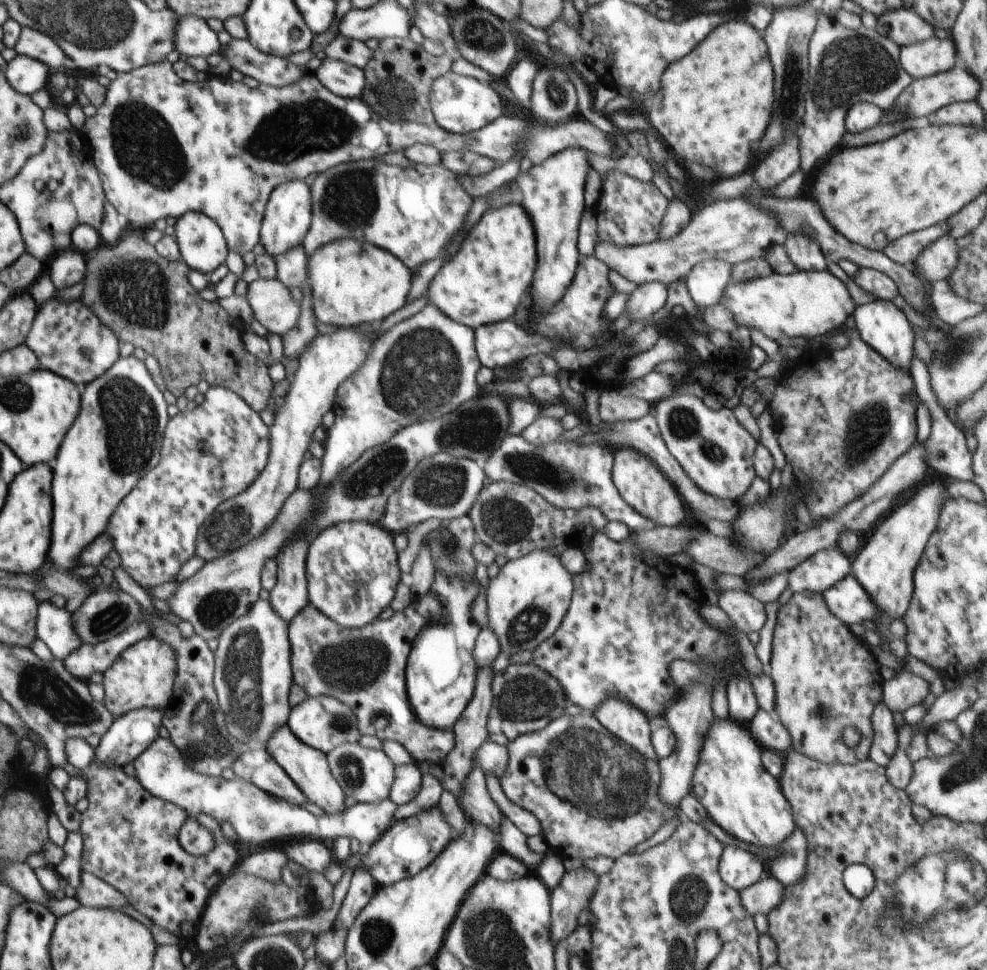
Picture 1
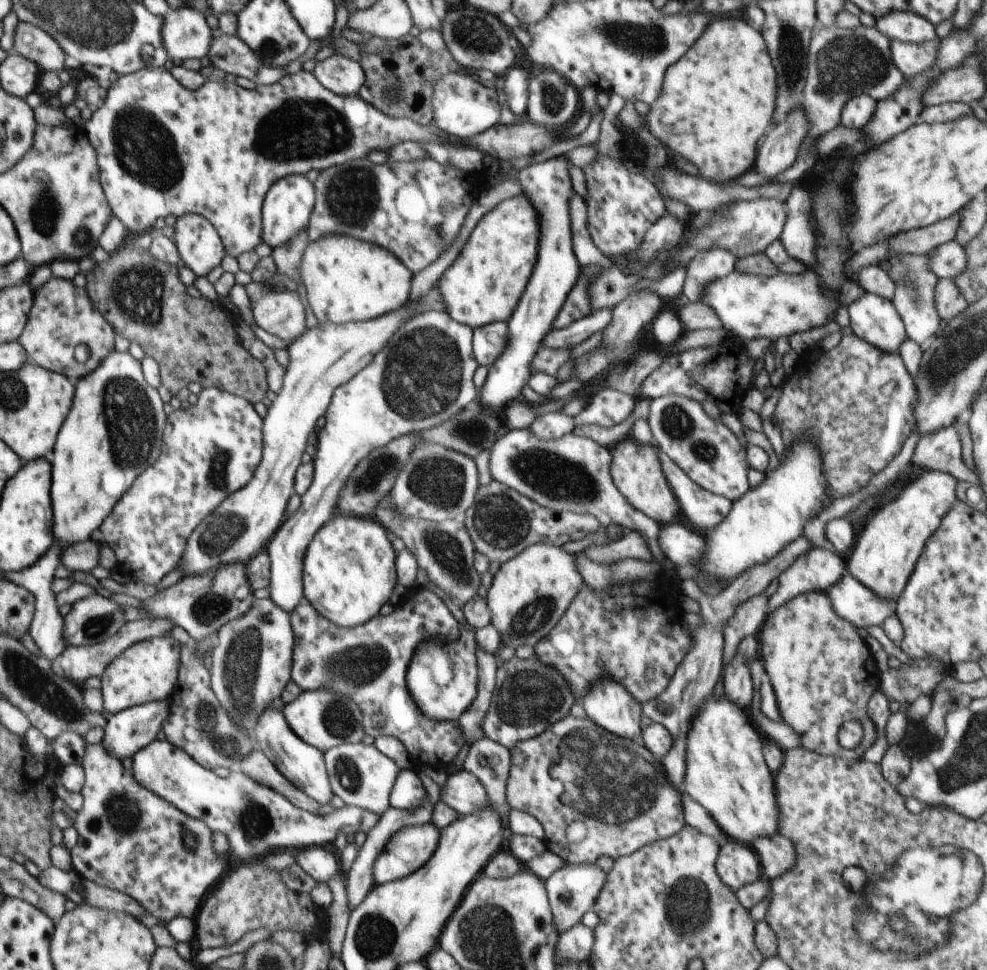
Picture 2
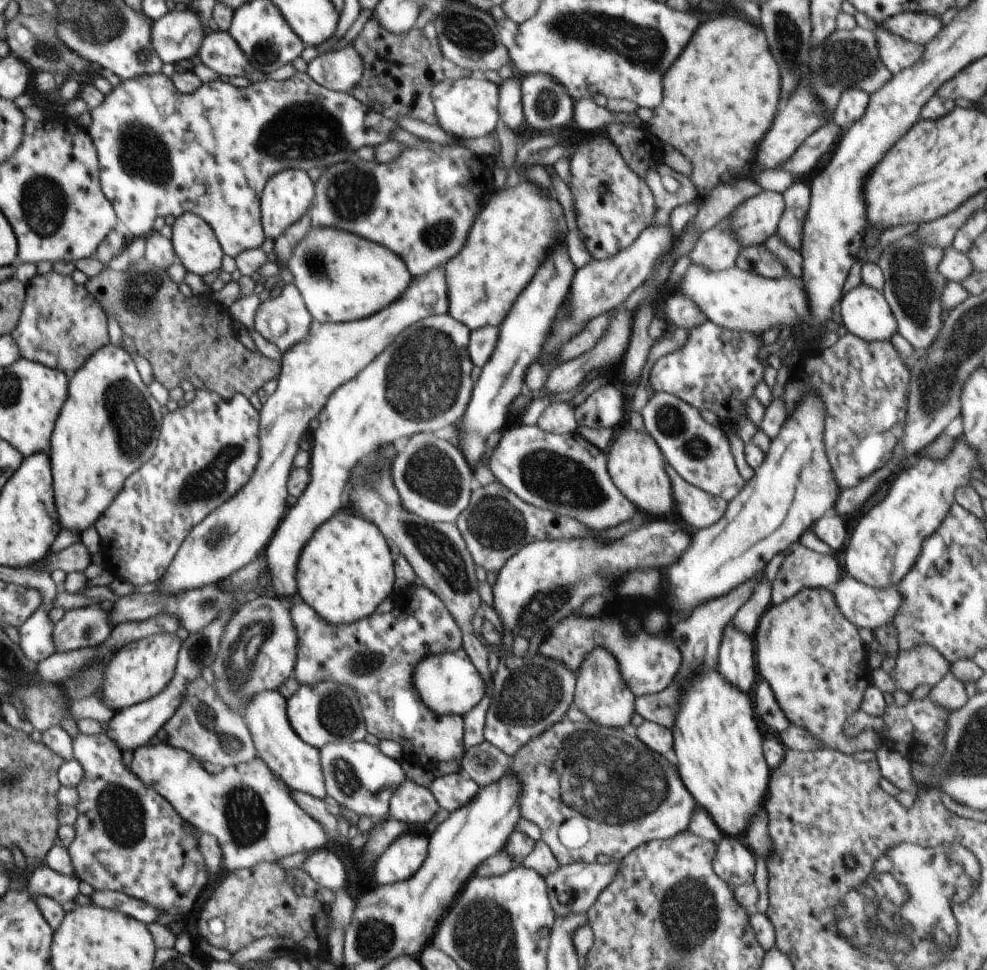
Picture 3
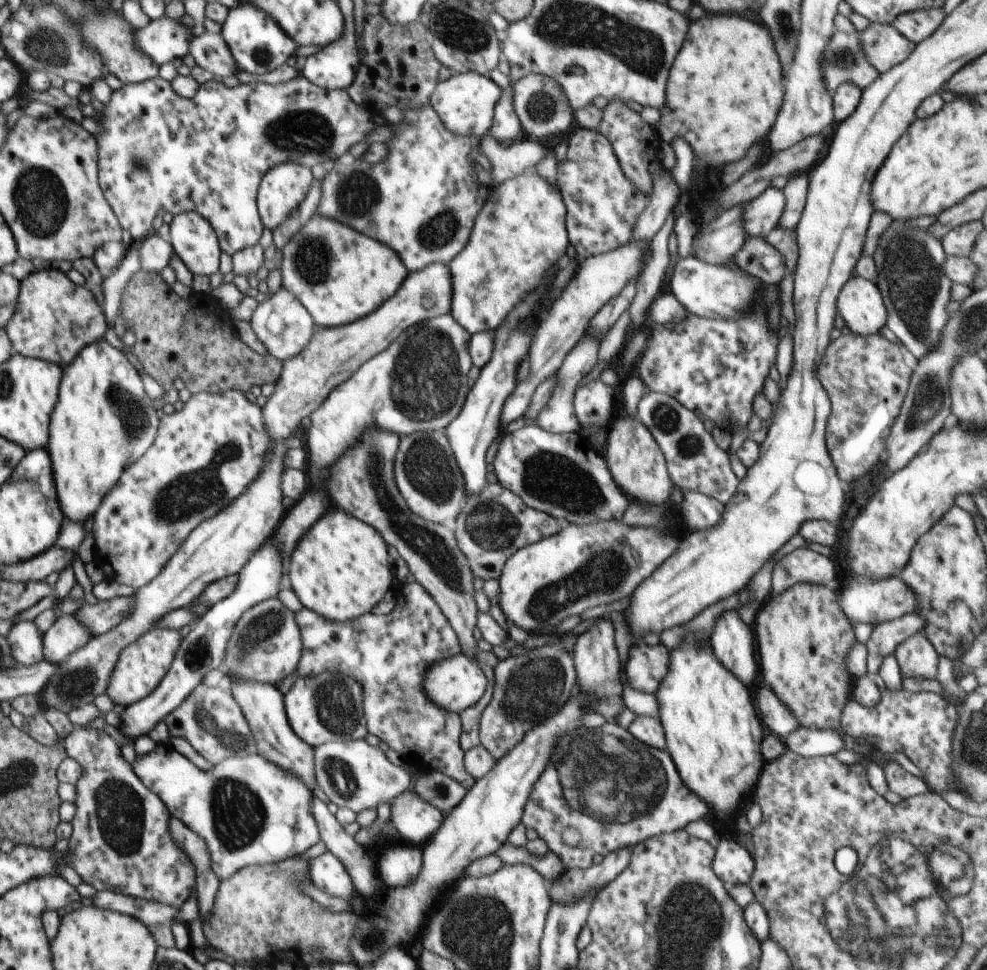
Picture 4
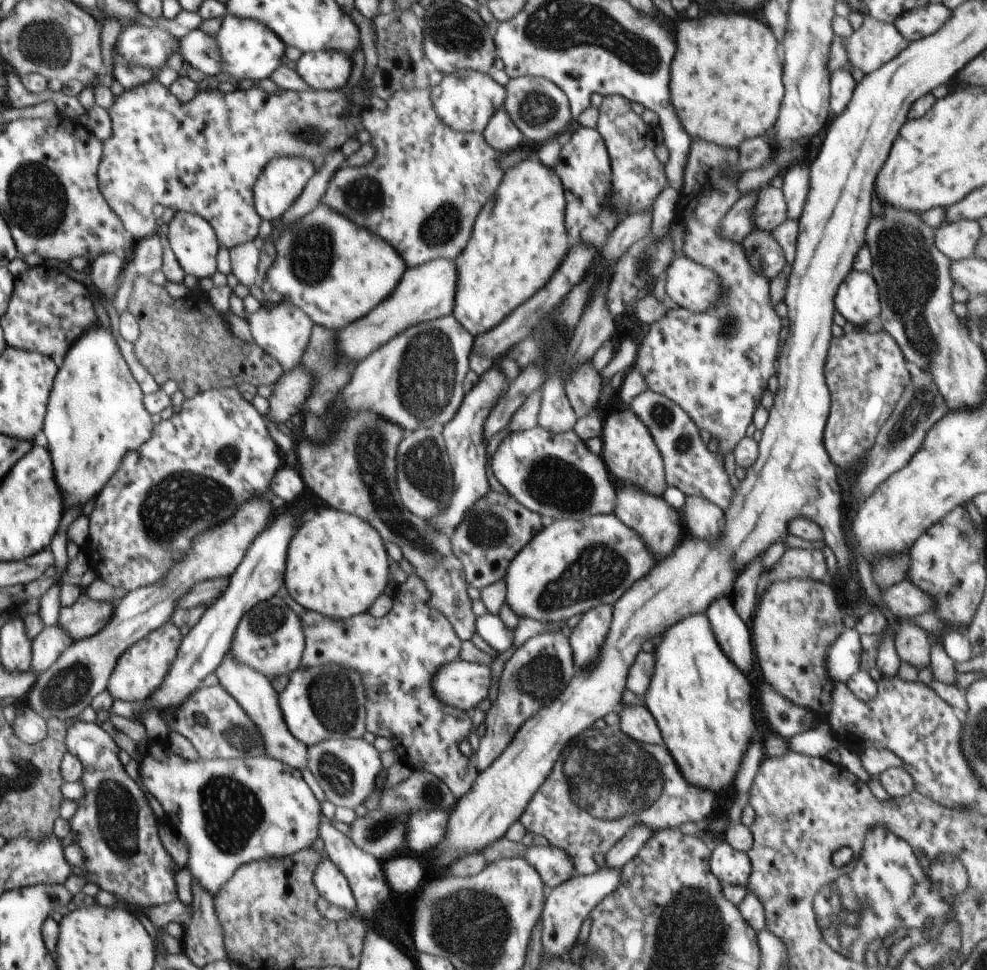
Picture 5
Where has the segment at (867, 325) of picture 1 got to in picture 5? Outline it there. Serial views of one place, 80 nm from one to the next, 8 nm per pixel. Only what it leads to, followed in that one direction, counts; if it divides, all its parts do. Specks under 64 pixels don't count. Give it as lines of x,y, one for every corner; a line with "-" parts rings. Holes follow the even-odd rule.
850,270
834,296
835,310
847,321
848,328
859,328
880,315
878,286
868,273

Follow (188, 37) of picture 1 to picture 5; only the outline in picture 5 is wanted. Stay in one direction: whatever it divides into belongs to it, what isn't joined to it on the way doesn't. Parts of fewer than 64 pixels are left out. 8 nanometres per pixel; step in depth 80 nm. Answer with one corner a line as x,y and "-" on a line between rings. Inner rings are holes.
140,24
130,25
118,36
113,52
128,64
154,70
163,66
167,58
180,50
178,40
158,26
146,28

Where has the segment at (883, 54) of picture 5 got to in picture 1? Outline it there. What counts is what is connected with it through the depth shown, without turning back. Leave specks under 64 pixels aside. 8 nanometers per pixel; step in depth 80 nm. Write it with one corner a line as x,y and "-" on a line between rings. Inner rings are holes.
936,36
931,37
929,40
918,42
917,44
910,44
900,47
900,64
902,68
908,72
908,75
912,80
926,79
936,74
953,70
954,64
956,64
957,49
952,38
946,38
940,40

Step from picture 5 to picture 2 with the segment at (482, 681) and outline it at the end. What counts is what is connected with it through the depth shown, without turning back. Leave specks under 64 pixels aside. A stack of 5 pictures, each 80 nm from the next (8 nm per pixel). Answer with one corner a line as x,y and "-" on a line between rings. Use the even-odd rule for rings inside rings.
461,626
460,636
454,642
426,640
424,644
420,644
420,648
416,648
407,670
406,683
410,695
426,718
458,721
460,716
472,706
472,702
475,702
478,696
476,646
474,631
470,630
470,626

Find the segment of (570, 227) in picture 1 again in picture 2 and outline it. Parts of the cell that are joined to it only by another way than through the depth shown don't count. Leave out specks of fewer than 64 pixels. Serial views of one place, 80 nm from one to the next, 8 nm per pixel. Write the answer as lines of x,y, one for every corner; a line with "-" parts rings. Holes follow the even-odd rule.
561,155
540,164
520,170
517,174
518,182
528,200
534,204
534,208
540,214
540,252
538,252
538,264
534,268
534,274
526,286
526,292
522,294
522,300
518,308
512,312
508,320
508,340
504,352
498,356
498,360
488,366
486,382
478,389
477,401
484,412
502,417
502,412
510,406
510,402
521,398
522,390
526,384
524,380
530,371
530,362
536,356
542,344
542,338
552,330
552,324
564,305
570,290
578,282
581,274
574,252
572,250
572,232
570,232
570,198
574,194
572,182
570,182
570,162
566,156

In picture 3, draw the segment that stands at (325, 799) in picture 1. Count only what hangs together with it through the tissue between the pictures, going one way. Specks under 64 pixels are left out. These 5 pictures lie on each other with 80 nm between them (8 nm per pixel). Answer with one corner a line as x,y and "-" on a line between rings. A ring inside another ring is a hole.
262,690
250,696
243,718
252,736
257,756
288,784
290,789
323,799
326,794
324,774
320,768
318,749
303,742
290,727
287,716
287,699
278,690

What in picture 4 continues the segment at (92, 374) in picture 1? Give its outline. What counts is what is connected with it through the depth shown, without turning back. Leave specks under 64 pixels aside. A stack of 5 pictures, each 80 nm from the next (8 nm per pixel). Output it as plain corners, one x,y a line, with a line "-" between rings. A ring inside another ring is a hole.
55,268
32,272
20,281
14,314
4,326
13,353
40,358
64,368
76,354
96,340
104,339
107,330
105,313
86,287
74,284
66,273

